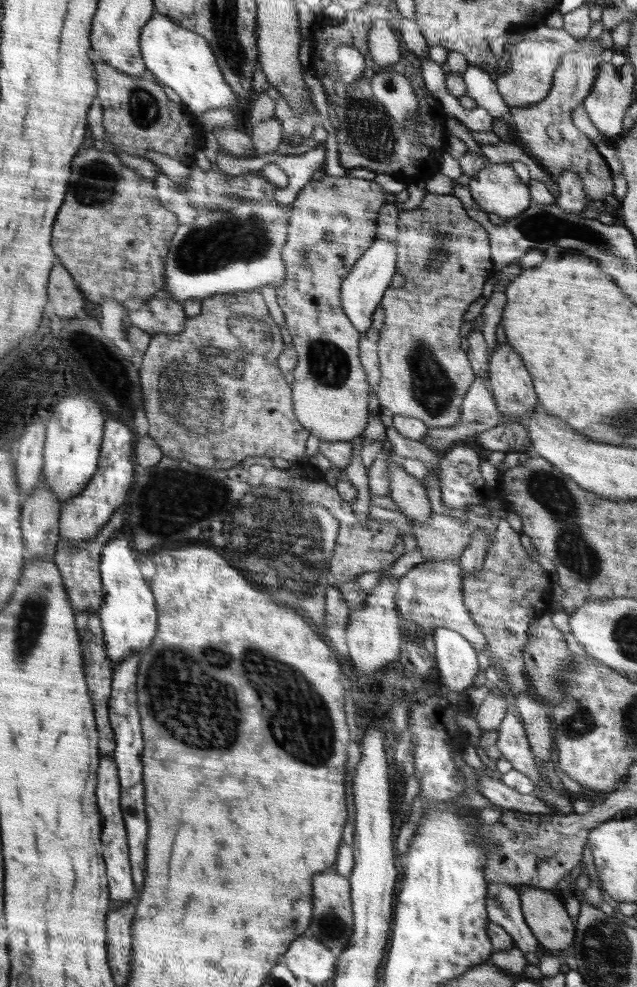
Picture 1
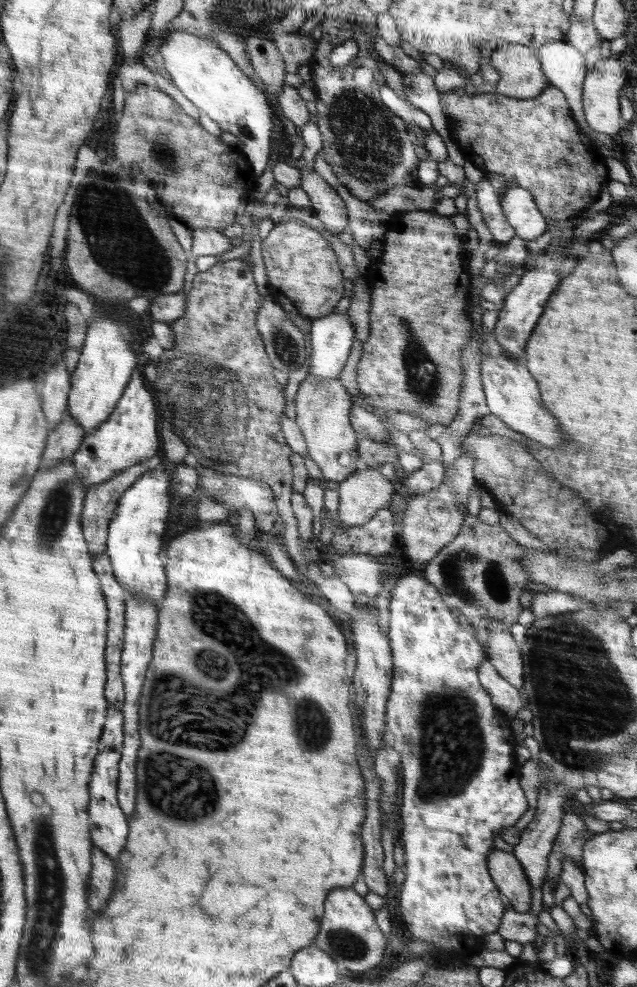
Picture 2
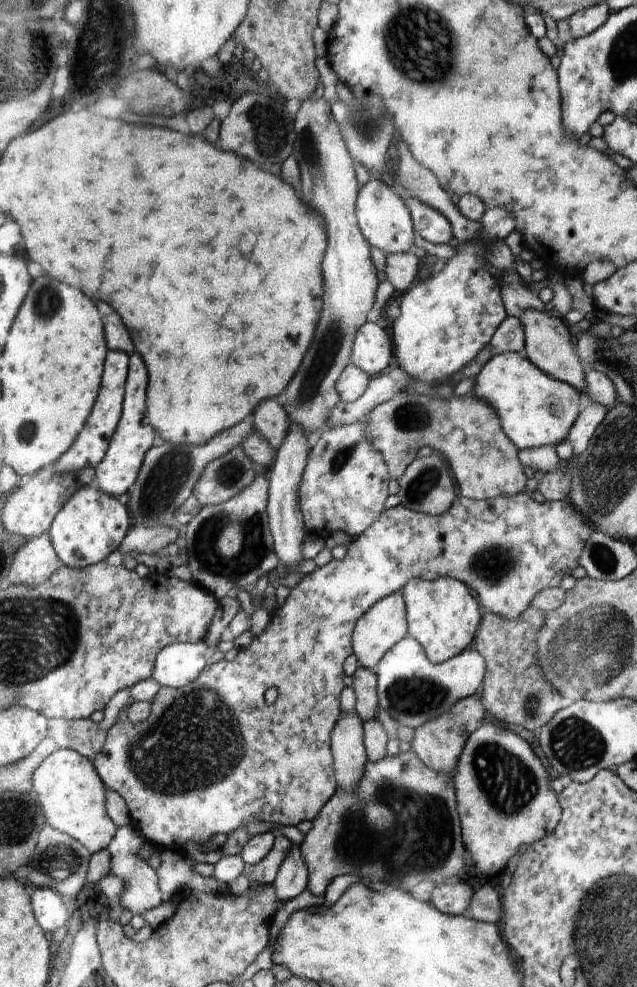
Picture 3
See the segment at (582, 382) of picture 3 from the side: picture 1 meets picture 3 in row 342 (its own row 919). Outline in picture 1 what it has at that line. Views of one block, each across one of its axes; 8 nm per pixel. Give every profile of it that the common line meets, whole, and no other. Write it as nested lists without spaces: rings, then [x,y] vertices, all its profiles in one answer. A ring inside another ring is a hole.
[[[518,885],[516,890],[519,892],[523,917],[536,940],[550,951],[549,954],[560,955],[570,952],[575,937],[575,923],[572,922],[560,899],[548,890],[529,885]]]

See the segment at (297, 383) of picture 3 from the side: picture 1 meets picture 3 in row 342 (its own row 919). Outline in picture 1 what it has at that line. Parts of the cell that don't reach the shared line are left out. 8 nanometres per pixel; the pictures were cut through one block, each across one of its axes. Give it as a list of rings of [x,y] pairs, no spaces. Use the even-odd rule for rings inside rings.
[[[334,870],[334,872],[316,874],[312,884],[314,884],[314,910],[312,910],[309,930],[320,944],[329,948],[338,958],[353,933],[353,906],[350,881]]]

